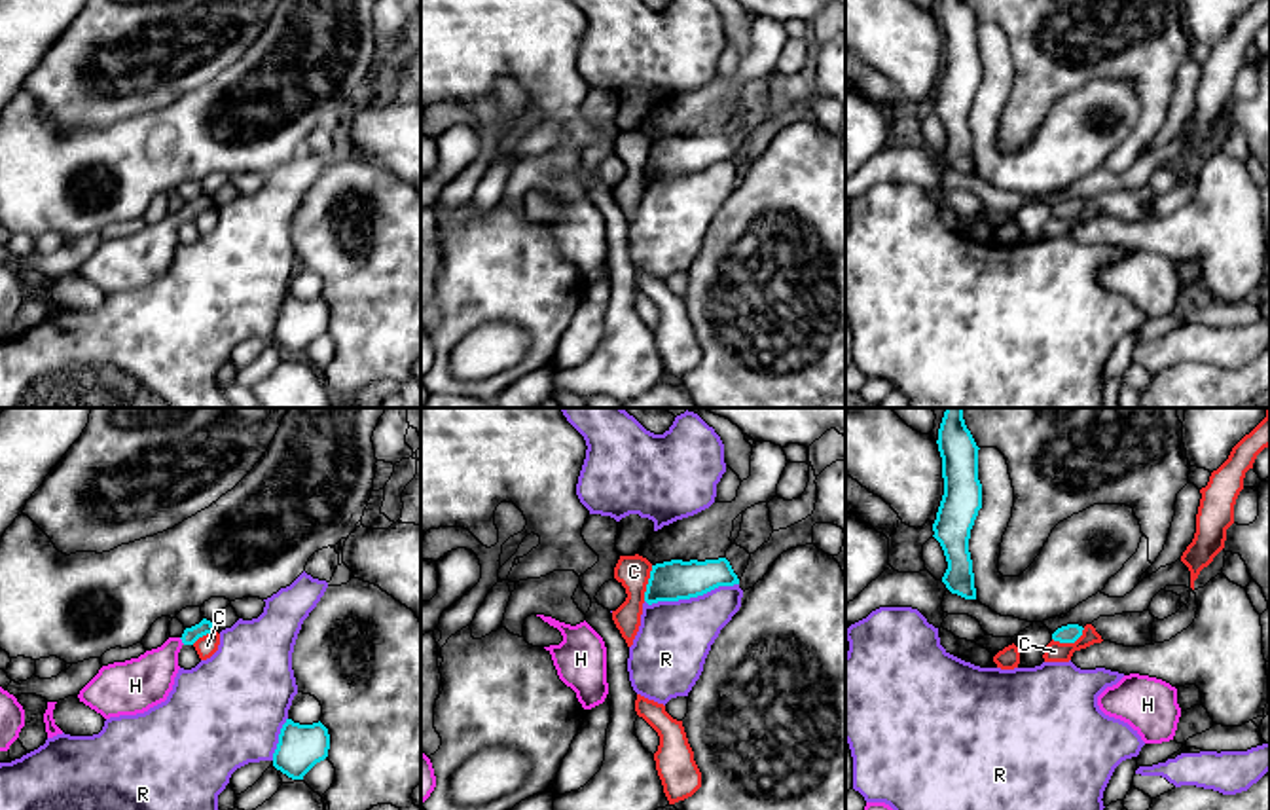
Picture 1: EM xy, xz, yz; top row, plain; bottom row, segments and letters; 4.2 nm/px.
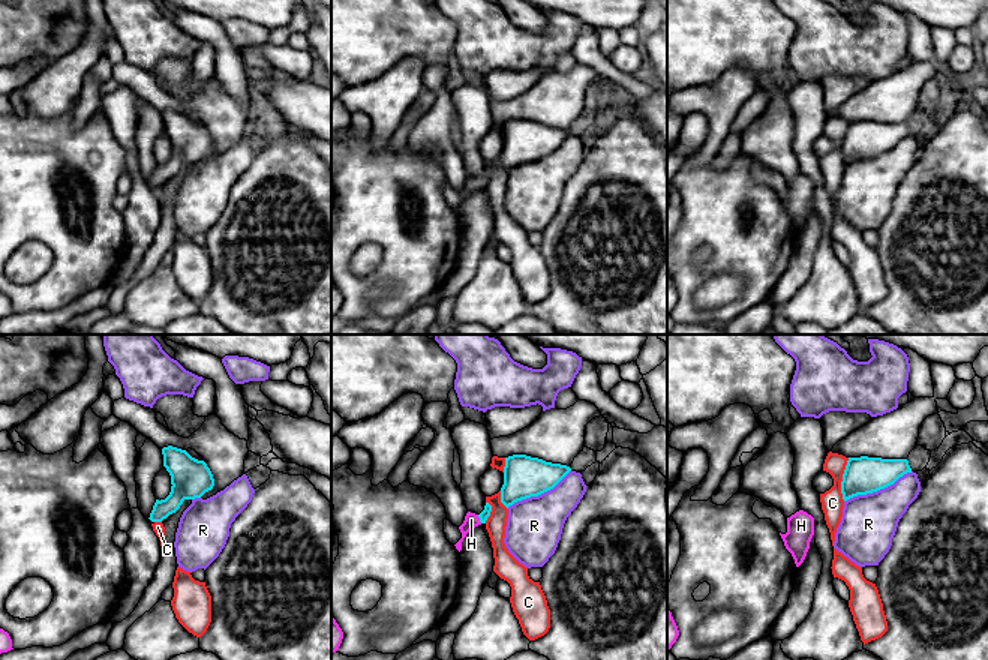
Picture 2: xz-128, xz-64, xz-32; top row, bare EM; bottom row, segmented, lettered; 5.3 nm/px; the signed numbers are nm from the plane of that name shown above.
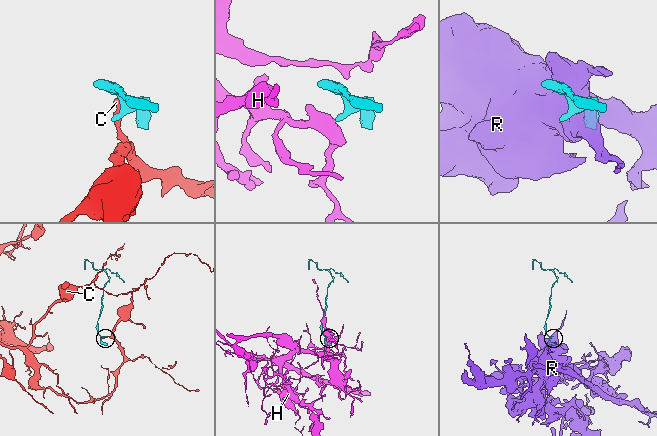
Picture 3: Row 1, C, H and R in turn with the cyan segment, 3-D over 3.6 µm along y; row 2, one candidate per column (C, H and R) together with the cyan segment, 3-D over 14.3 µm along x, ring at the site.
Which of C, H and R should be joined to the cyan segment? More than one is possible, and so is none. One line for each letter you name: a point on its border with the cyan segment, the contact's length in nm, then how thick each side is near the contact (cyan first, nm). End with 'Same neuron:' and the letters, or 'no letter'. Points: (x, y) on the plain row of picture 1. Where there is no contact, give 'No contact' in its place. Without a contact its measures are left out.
H: Touches cyan at xy (182, 217). Shared border 40 nm. Thickness 70 nm (cyan) against 220 nm
Same neuron: H

